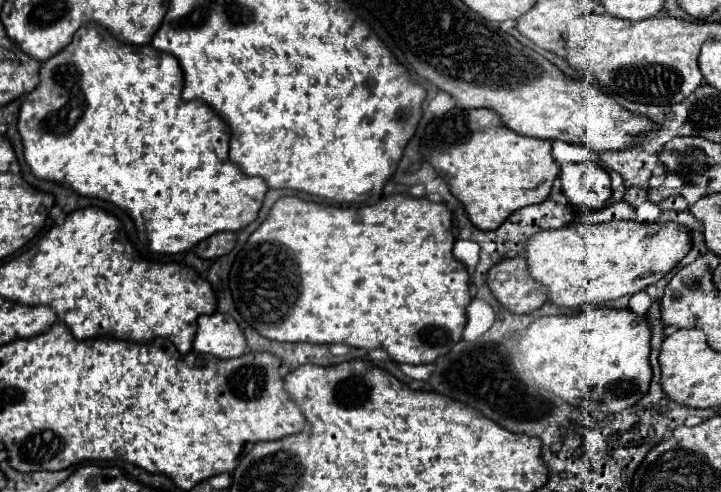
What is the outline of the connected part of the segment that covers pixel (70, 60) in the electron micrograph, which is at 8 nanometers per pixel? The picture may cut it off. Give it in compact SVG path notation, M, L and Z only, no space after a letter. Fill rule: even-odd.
M88 24L82 26L72 42L58 52L56 56L52 56L50 60L46 60L40 68L40 84L24 98L22 106L20 106L20 114L18 114L18 132L24 144L24 158L26 164L30 166L30 172L38 178L38 180L48 180L48 182L58 182L64 184L68 188L72 188L76 194L80 196L88 196L88 198L100 198L106 202L112 202L114 206L118 206L120 210L124 210L136 224L136 230L142 234L142 238L148 238L148 248L152 254L180 254L186 250L192 250L198 242L210 238L216 232L238 232L244 226L248 226L250 222L256 220L258 210L262 206L264 194L268 190L266 182L262 178L248 178L244 176L230 160L228 160L228 140L230 140L230 132L226 128L226 124L202 102L186 102L182 100L182 88L184 88L184 74L180 70L180 64L176 62L176 58L172 58L170 54L164 54L160 50L154 50L150 44L146 46L130 46L130 44L122 44L112 36L102 36L96 30L102 30L98 24Z

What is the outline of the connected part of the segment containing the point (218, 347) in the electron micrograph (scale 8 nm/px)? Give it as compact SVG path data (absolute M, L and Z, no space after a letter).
M214 312L212 316L200 316L198 318L198 330L196 330L192 350L196 354L210 354L210 356L214 356L218 360L228 360L228 358L242 356L244 350L246 350L246 342L244 342L244 334L242 334L240 326L234 322L232 316Z

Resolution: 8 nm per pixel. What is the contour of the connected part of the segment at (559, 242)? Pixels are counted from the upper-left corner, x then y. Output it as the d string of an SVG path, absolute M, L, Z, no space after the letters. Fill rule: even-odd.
M674 222L576 224L546 230L526 240L524 256L528 274L546 288L548 300L560 308L602 306L620 296L632 296L668 274L690 250L690 236Z

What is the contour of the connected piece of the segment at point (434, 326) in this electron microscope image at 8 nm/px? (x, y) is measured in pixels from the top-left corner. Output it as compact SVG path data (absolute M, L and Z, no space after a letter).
M394 194L394 196L390 196L390 198L378 200L376 204L364 206L360 212L354 212L354 210L346 210L346 208L320 208L318 204L298 200L296 196L284 196L284 198L280 198L280 200L272 206L268 218L258 226L258 230L252 232L252 236L248 238L248 242L244 244L244 248L238 252L238 256L236 256L234 264L232 264L232 270L230 270L230 290L232 290L234 302L236 302L236 310L240 312L240 316L242 316L260 336L264 336L264 338L268 338L268 340L276 340L276 342L310 342L310 344L340 344L340 342L344 342L346 346L352 346L352 348L364 348L364 350L376 350L376 348L380 348L380 350L386 350L388 356L390 356L394 362L398 362L398 364L432 364L432 362L436 362L436 358L440 358L440 356L444 356L446 352L450 352L450 348L462 340L462 330L464 330L464 324L466 324L466 306L468 306L470 300L472 300L472 298L470 298L470 276L468 276L466 268L464 268L458 260L454 260L454 256L452 256L452 244L454 244L452 212L448 210L446 204L434 204L434 202L430 202L428 198L412 198L412 196L408 196L408 194Z

